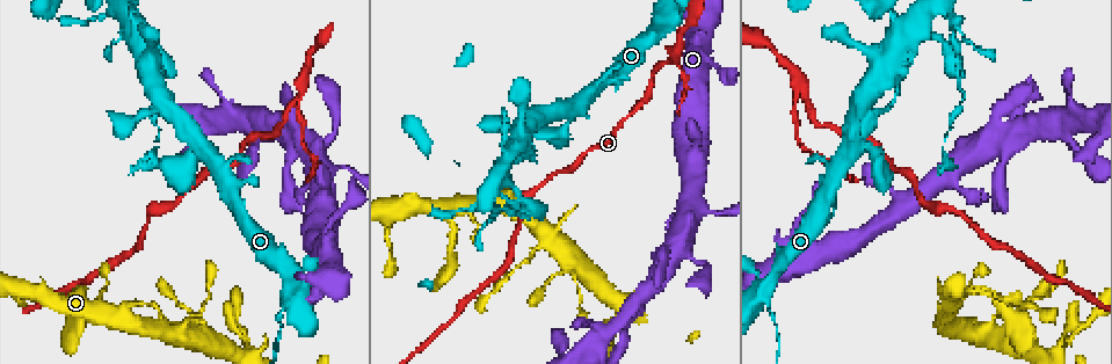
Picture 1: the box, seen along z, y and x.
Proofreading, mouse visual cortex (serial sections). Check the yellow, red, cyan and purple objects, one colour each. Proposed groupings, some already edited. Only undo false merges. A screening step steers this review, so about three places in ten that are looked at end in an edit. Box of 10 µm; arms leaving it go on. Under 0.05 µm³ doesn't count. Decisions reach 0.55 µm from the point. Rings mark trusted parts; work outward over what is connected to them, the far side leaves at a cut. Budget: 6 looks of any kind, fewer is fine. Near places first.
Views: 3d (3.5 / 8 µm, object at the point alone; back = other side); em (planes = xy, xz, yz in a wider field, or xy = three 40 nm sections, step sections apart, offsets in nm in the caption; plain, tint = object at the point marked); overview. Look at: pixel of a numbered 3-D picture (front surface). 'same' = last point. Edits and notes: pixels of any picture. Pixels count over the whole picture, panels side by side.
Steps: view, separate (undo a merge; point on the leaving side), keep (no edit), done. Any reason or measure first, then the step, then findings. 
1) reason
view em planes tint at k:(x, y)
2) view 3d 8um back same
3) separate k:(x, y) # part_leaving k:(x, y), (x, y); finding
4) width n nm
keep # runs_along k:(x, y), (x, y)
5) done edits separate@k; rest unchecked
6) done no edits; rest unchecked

abrupt turn
view 3d 3.5um at 1:(301, 92)

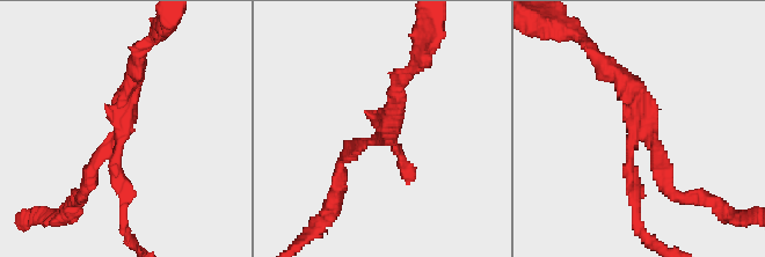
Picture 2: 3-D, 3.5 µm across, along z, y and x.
arms 3; arm_widths 200, 200, 250 nm
view em xy step 2 tint at 2:(381, 137)

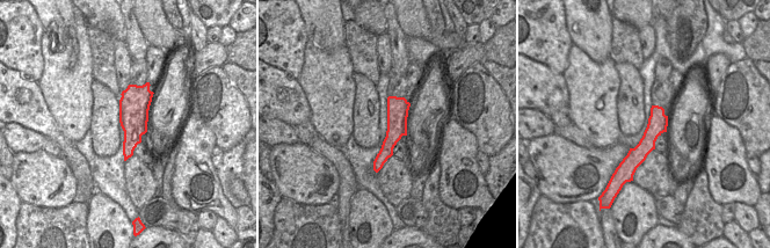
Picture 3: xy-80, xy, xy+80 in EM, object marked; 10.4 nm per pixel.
separate 2:(631, 183) # part_leaving 2:(631, 146), (636, 221), (654, 242); two cells meet here

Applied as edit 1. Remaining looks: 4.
redraw
view overview

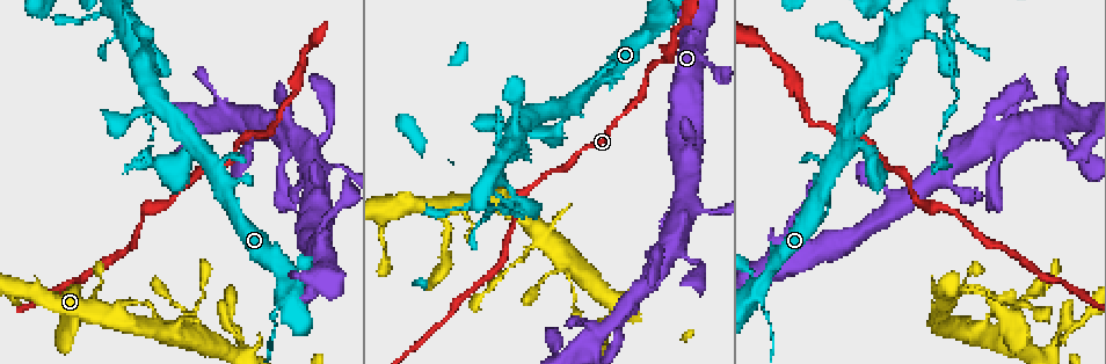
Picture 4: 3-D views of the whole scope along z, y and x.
thin neck
view 3d 8um at 4:(937, 146)

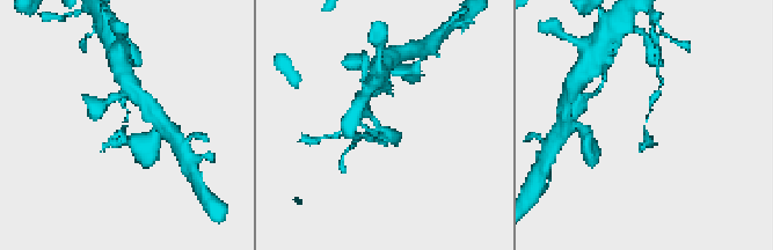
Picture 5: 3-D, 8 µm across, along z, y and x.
view 3d 3.5um same

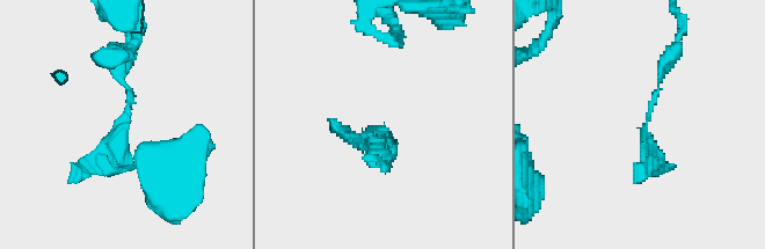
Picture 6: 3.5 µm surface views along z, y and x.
view em xy step 5 tint at 6:(129, 121)

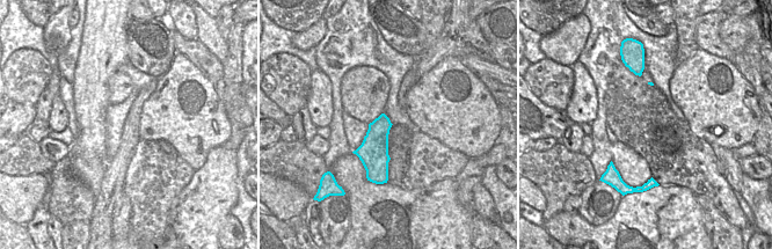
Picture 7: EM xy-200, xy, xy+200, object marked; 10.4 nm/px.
width 260 nm
keep # runs_along 6:(674, 56), (643, 126), (667, 169); all the same cell

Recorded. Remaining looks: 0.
done edits separate@2; rest unchecked

